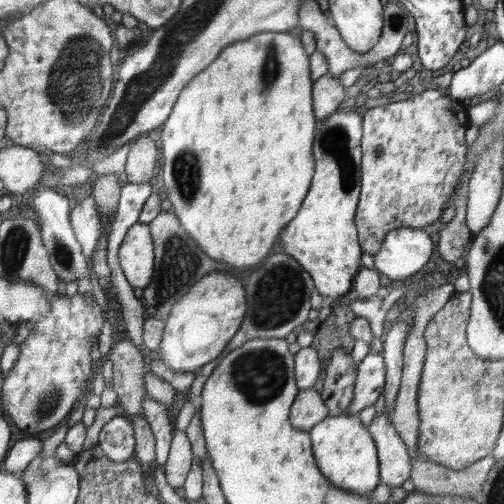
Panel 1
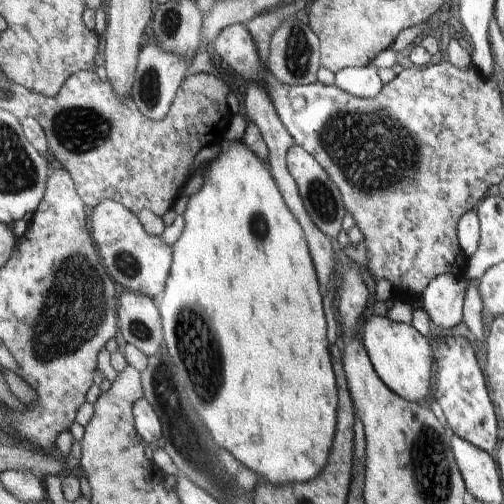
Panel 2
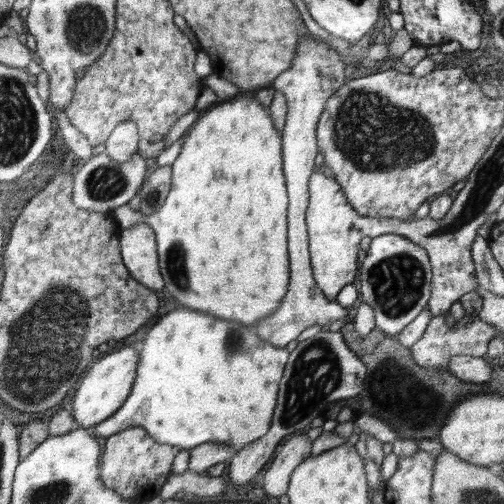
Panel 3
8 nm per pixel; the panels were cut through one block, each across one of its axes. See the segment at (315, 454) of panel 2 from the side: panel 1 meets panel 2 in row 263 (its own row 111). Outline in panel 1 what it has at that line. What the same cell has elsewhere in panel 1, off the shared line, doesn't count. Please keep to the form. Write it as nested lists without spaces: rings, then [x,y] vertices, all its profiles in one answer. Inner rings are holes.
[[[261,32],[253,34],[243,42],[233,42],[221,50],[221,54],[201,72],[197,74],[179,94],[169,118],[163,124],[159,134],[161,140],[161,196],[171,202],[171,212],[177,216],[183,230],[189,238],[201,246],[203,254],[215,262],[223,262],[229,268],[247,268],[261,262],[269,254],[269,246],[277,240],[279,230],[293,220],[303,198],[309,190],[309,180],[313,176],[313,138],[315,138],[315,118],[311,112],[311,88],[313,82],[309,78],[309,56],[305,56],[299,36],[283,34],[283,32]]]

